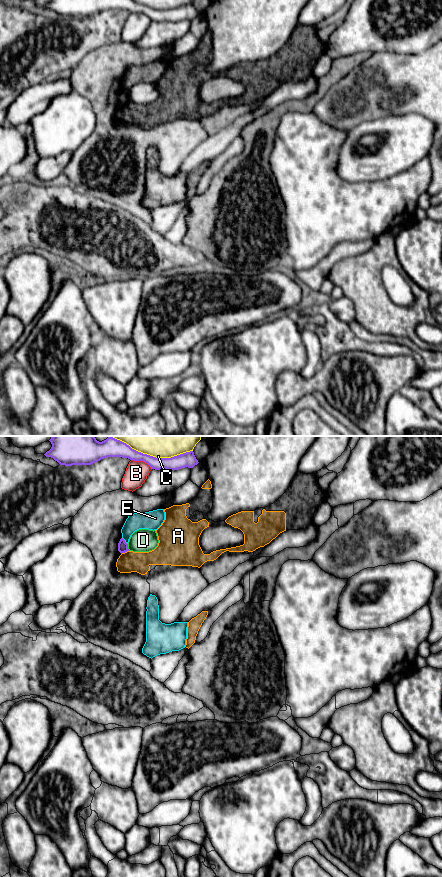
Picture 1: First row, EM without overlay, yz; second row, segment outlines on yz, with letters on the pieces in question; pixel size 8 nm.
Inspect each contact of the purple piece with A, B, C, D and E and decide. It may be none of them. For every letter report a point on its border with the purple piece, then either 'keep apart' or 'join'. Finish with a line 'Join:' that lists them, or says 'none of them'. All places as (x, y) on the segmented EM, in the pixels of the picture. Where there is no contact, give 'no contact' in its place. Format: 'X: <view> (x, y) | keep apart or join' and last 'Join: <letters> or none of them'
A: yz (124, 552) | keep apart
B: yz (142, 460) | keep apart
C: yz (151, 456) | keep apart
D: yz (127, 547) | keep apart
E: yz (124, 541) | keep apart
Join: none of them

